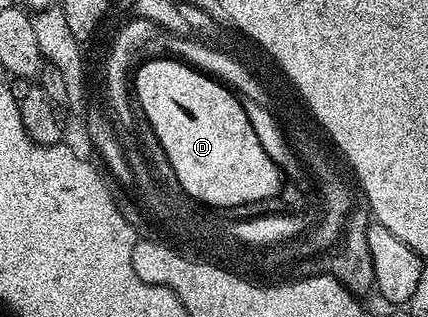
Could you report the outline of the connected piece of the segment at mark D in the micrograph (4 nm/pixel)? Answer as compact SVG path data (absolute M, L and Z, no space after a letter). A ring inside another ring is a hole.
M180 60L143 63L135 71L135 102L141 105L149 121L148 129L158 138L184 193L209 208L232 208L266 200L278 194L283 185L283 175L273 170L273 160L264 152L263 144L259 144L247 112L237 110L237 102L229 98L229 89Z

